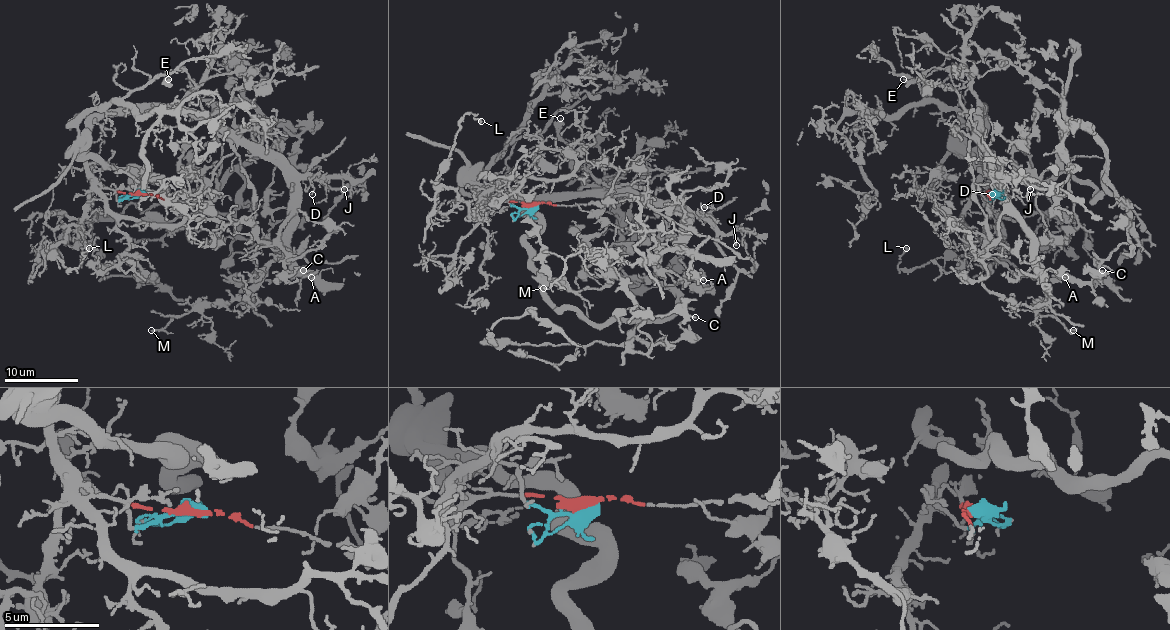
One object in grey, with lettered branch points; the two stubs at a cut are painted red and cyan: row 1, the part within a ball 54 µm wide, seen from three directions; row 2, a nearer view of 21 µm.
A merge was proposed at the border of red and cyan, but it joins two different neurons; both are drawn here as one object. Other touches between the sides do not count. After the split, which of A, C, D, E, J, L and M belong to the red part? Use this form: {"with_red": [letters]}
{"with_red": ["E"]}

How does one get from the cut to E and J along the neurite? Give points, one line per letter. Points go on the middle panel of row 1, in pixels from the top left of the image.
E: (533, 207), (539, 203), (646, 199), (642, 188), (609, 186), (577, 164), (568, 155), (559, 129), (561, 118)
J: (533, 207), (518, 209), (500, 188), (477, 194), (646, 196), (703, 214), (731, 235), (737, 246)

